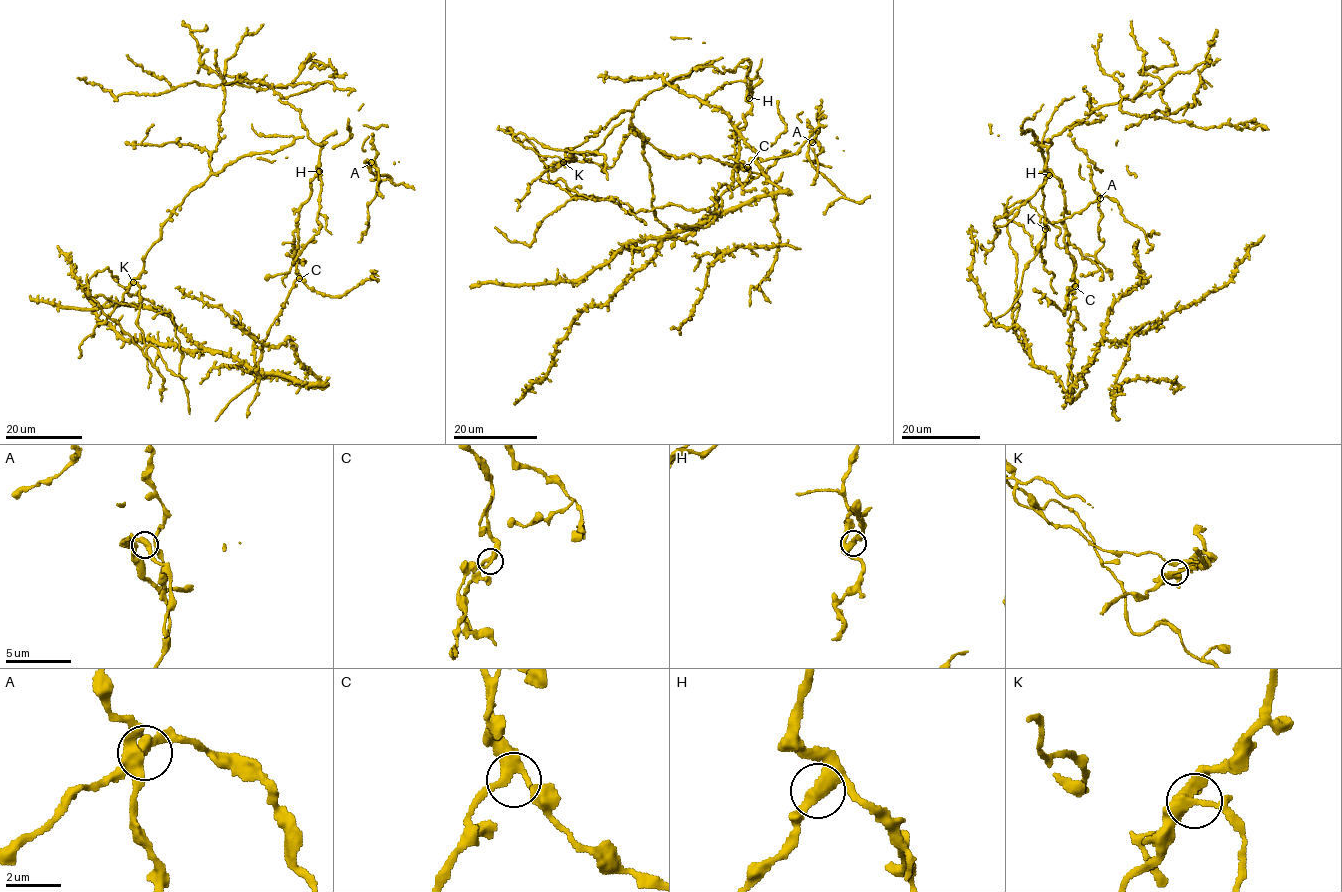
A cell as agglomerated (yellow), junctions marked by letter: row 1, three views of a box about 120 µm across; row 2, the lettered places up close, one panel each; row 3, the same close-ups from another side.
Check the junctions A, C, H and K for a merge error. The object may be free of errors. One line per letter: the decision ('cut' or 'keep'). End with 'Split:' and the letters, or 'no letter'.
A: keep
C: keep
H: keep
K: cut
Split: K

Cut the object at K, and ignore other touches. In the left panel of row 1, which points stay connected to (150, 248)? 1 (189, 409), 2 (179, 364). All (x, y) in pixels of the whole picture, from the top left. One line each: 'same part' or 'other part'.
1: other part
2: other part

